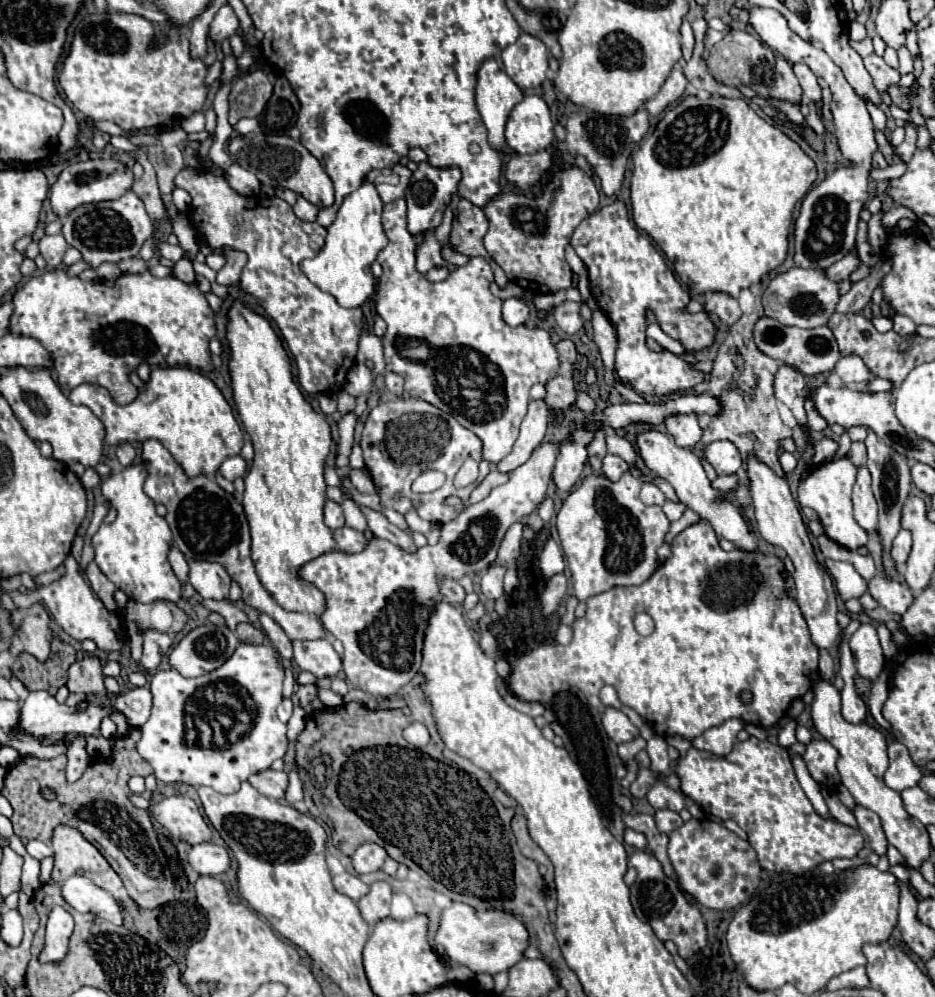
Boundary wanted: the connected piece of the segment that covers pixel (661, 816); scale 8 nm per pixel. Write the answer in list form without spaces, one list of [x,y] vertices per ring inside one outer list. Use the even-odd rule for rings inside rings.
[[[657,810],[655,820],[657,820],[659,832],[665,832],[665,834],[671,834],[675,828],[683,826],[681,816],[677,812],[673,812],[673,810]]]

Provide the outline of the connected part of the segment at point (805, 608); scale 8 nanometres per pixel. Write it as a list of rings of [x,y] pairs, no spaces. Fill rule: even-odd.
[[[755,458],[749,460],[747,476],[749,476],[749,488],[751,488],[751,496],[753,496],[759,534],[769,544],[783,548],[793,562],[793,568],[795,568],[793,580],[795,580],[795,590],[797,590],[797,604],[803,612],[807,626],[809,626],[809,634],[811,634],[813,644],[821,650],[827,650],[829,654],[839,656],[839,638],[841,638],[843,630],[837,624],[837,594],[835,594],[829,572],[825,570],[823,564],[817,562],[813,544],[809,540],[809,530],[807,530],[807,526],[801,518],[797,500],[789,492],[787,480],[775,476],[765,464],[761,464]]]

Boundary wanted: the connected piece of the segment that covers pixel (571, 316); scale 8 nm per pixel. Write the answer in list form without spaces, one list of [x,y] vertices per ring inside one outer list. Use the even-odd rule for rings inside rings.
[[[563,302],[559,306],[553,308],[553,316],[557,326],[567,332],[567,334],[575,334],[583,328],[583,318],[581,318],[581,304],[579,302]]]

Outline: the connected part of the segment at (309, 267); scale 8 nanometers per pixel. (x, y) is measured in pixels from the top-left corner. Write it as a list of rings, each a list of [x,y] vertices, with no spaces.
[[[363,182],[355,192],[351,192],[343,200],[337,212],[337,218],[327,228],[325,246],[321,248],[321,252],[315,258],[307,258],[301,262],[303,274],[321,290],[331,292],[343,308],[359,308],[359,294],[369,296],[375,290],[371,262],[365,262],[365,256],[361,256],[359,252],[359,244],[387,244],[385,232],[381,230],[383,228],[381,210],[383,210],[383,202],[375,186],[371,186],[369,182]]]

